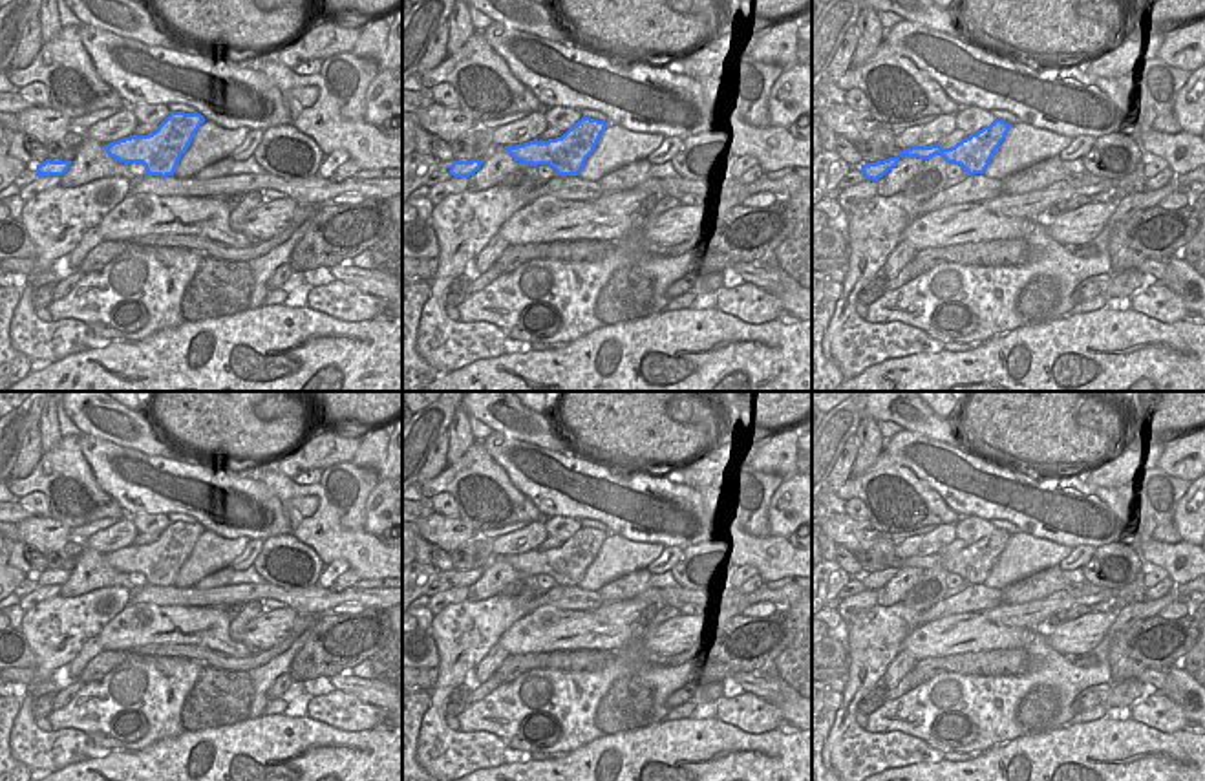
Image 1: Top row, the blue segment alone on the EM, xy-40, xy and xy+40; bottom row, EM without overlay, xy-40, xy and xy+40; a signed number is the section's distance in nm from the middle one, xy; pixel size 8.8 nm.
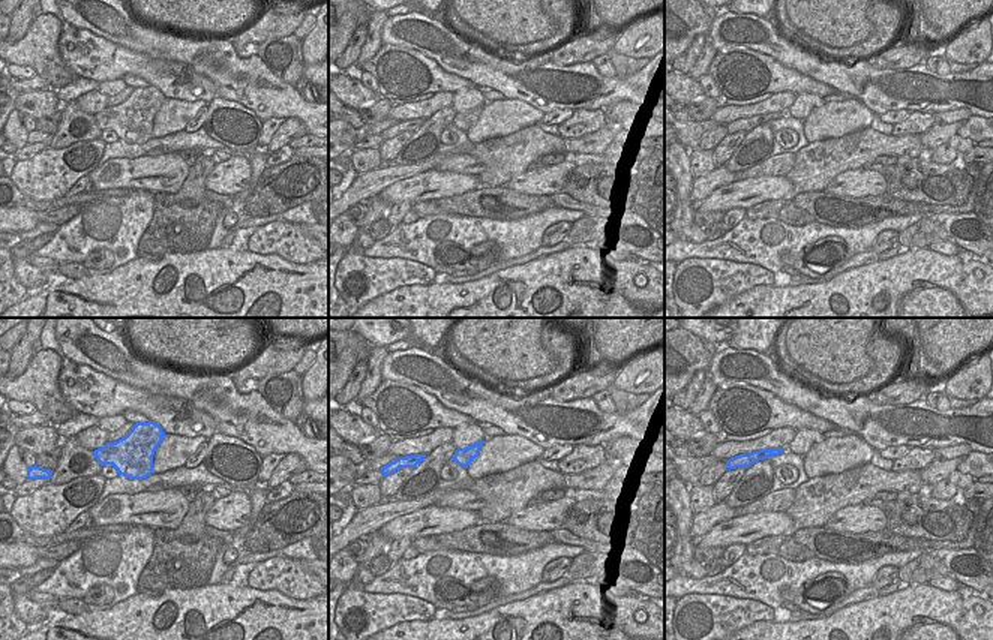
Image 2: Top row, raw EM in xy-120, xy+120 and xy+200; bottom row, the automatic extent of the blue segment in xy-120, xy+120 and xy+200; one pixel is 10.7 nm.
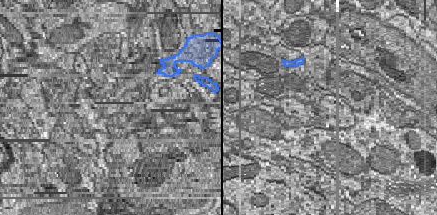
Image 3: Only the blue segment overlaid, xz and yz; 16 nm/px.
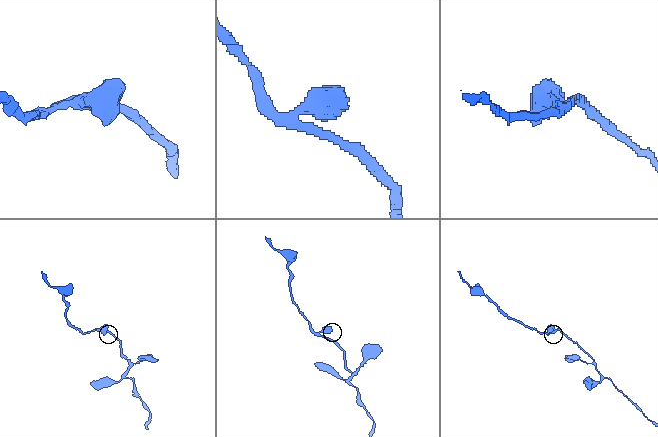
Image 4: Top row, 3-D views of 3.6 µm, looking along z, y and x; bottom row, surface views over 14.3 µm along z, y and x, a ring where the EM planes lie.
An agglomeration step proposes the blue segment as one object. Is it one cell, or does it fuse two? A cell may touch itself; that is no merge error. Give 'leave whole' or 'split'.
split

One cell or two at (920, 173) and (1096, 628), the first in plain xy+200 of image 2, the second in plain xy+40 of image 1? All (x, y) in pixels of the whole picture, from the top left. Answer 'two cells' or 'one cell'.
two cells

